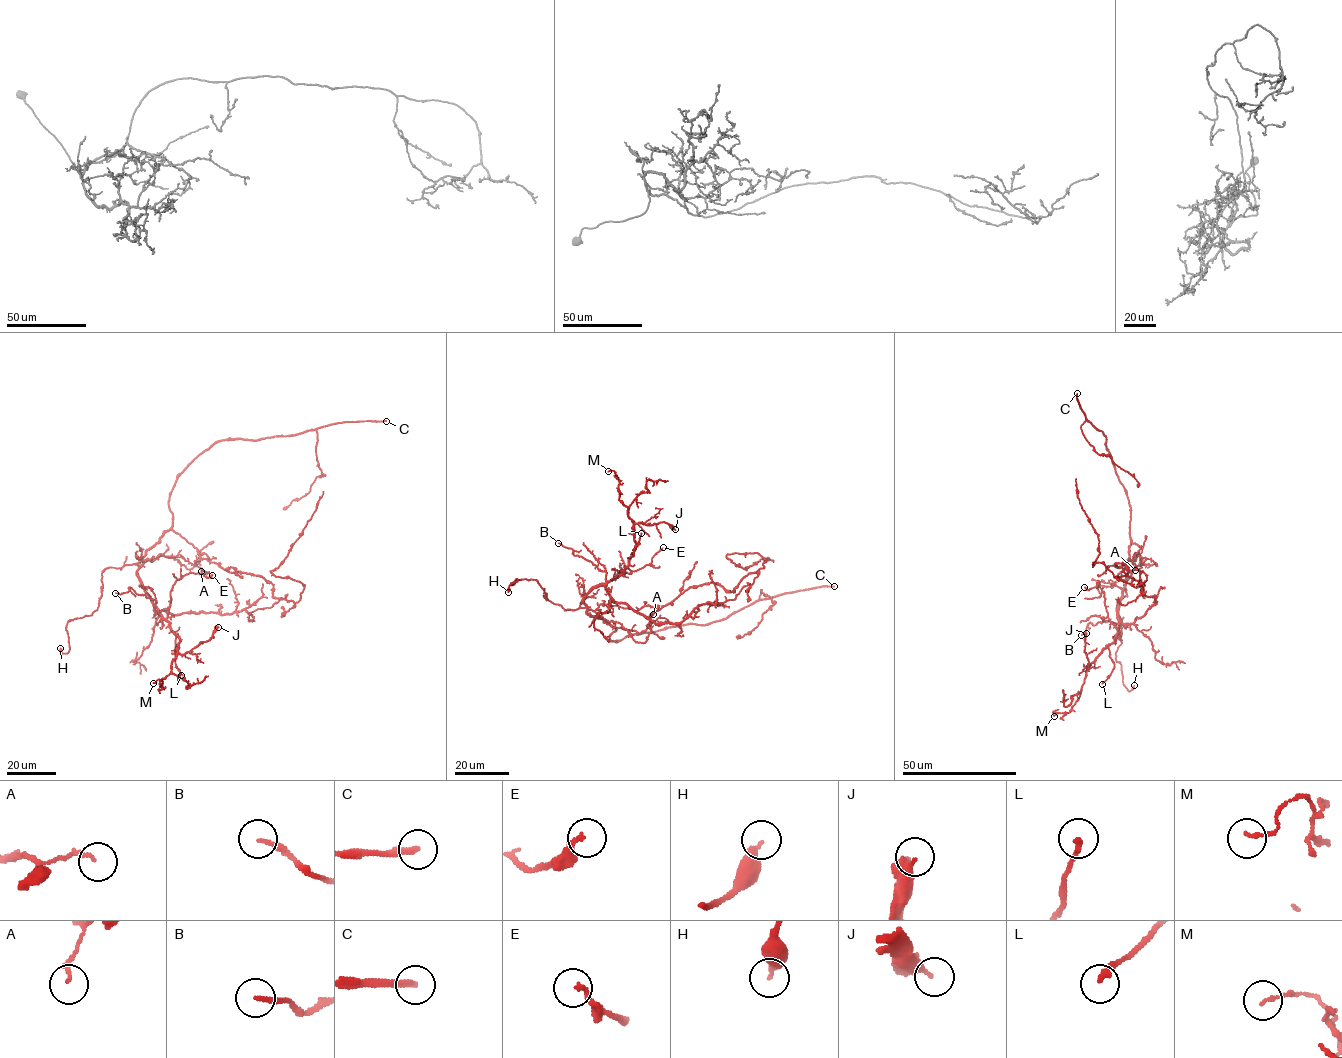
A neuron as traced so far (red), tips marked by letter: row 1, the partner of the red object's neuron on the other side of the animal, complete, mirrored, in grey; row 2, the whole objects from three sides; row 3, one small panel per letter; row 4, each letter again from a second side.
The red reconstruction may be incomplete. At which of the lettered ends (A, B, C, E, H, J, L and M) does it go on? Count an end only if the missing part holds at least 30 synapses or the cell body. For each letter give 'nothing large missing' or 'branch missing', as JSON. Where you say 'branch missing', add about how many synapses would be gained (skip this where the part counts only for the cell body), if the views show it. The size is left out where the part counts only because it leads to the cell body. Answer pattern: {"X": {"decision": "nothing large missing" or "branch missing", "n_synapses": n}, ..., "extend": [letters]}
{"A": {"decision": "nothing large missing"}, "B": {"decision": "nothing large missing"}, "C": {"decision": "branch missing", "n_synapses": 350}, "E": {"decision": "nothing large missing"}, "H": {"decision": "nothing large missing"}, "J": {"decision": "nothing large missing"}, "L": {"decision": "nothing large missing"}, "M": {"decision": "nothing large missing"}, "extend": ["C"]}

